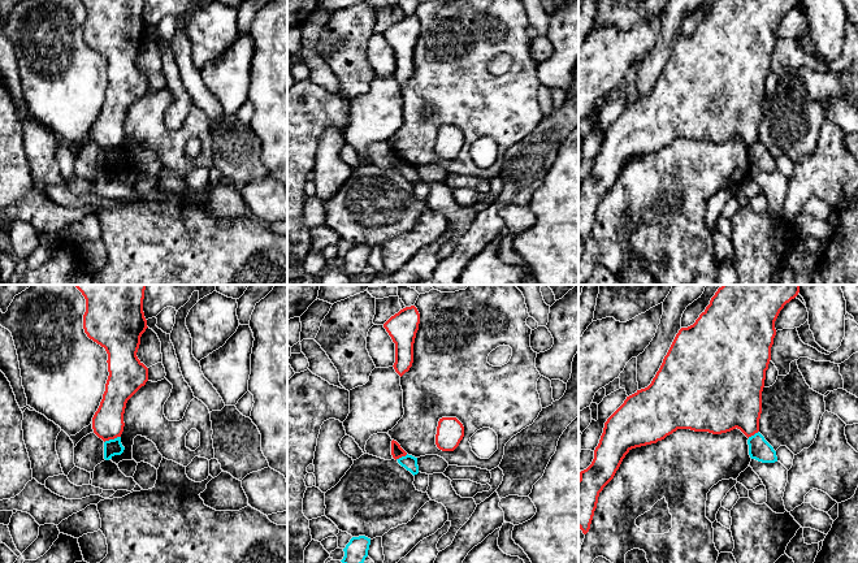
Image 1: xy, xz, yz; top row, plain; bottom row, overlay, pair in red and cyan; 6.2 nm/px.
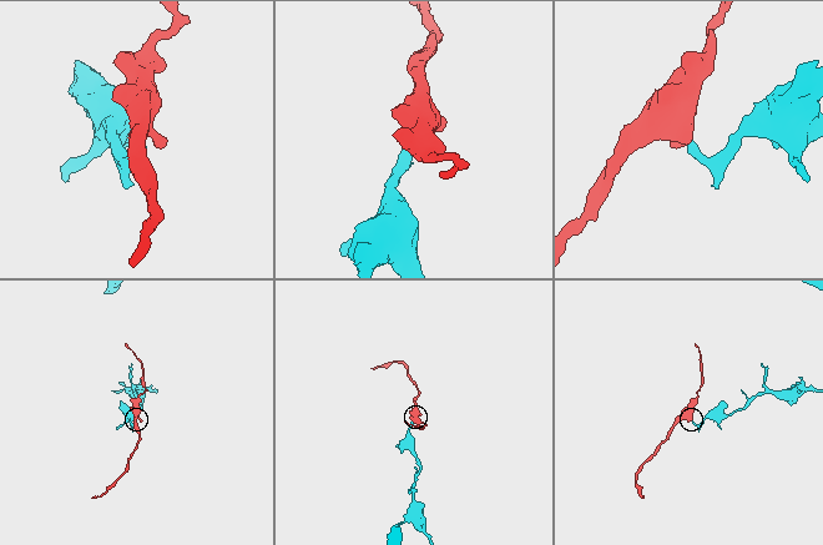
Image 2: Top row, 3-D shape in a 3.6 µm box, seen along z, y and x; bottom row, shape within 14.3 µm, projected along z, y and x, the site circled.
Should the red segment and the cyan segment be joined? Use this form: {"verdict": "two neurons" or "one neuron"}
{"verdict": "two neurons"}

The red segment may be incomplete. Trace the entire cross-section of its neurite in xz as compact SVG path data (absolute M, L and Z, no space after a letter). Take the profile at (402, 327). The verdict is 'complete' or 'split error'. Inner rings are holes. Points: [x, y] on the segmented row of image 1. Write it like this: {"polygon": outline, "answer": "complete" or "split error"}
{"polygon": "M415 306L400 309L384 324L395 343L395 363L393 367L400 377L412 367L413 343L419 324L420 313Z", "answer": "complete"}

